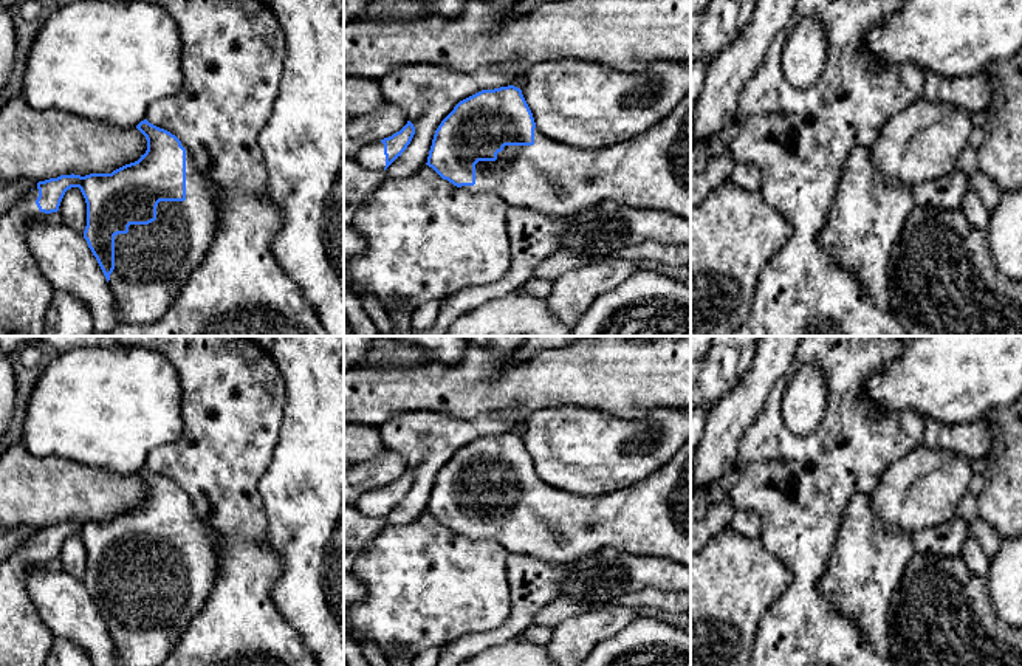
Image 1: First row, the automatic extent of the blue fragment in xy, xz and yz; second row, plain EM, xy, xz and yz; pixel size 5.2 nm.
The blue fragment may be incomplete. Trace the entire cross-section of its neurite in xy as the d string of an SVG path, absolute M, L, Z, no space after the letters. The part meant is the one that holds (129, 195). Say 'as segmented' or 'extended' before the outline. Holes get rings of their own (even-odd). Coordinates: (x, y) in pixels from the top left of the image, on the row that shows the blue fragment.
extended | M147 119L136 129L147 139L147 150L138 161L111 173L71 173L39 181L0 217L0 336L43 336L54 290L26 245L25 221L39 212L57 212L71 187L79 187L85 198L84 239L110 285L119 324L159 321L206 257L220 220L217 189L175 135Z

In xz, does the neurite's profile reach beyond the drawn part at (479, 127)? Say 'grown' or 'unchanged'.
grown

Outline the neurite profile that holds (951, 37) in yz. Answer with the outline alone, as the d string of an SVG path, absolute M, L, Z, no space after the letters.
M904 0L897 14L867 33L864 45L886 64L914 64L941 76L985 71L991 62L1010 59L1022 48L1022 0Z

